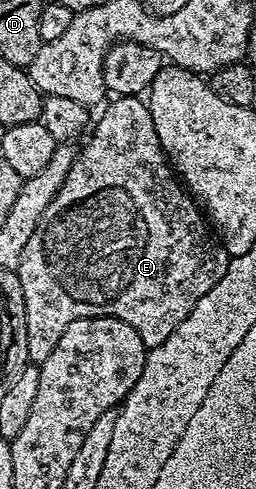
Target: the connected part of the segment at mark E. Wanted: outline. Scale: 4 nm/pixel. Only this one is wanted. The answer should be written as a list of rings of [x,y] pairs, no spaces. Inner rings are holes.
[[[115,96],[112,101],[112,104],[100,114],[99,121],[96,124],[94,121],[93,131],[90,133],[91,141],[84,146],[83,152],[81,148],[76,155],[62,190],[53,198],[53,202],[49,202],[49,206],[45,206],[45,214],[41,214],[41,222],[37,222],[33,238],[29,238],[29,243],[25,245],[25,254],[21,254],[17,275],[21,282],[21,290],[25,294],[27,358],[35,366],[43,364],[45,358],[53,354],[53,346],[61,342],[61,334],[65,334],[69,322],[81,318],[94,316],[121,318],[121,322],[129,322],[129,326],[133,326],[133,330],[141,334],[141,342],[149,350],[161,346],[161,342],[165,342],[165,338],[169,338],[169,334],[173,334],[173,330],[177,330],[177,326],[181,326],[181,322],[189,318],[193,306],[197,306],[199,299],[209,294],[209,290],[213,290],[213,286],[217,286],[217,282],[221,282],[221,278],[225,278],[227,273],[229,263],[227,252],[214,235],[211,237],[207,233],[209,224],[200,205],[192,199],[186,187],[177,179],[167,157],[163,155],[163,147],[157,138],[157,130],[153,126],[153,118],[146,103],[138,96]]]

